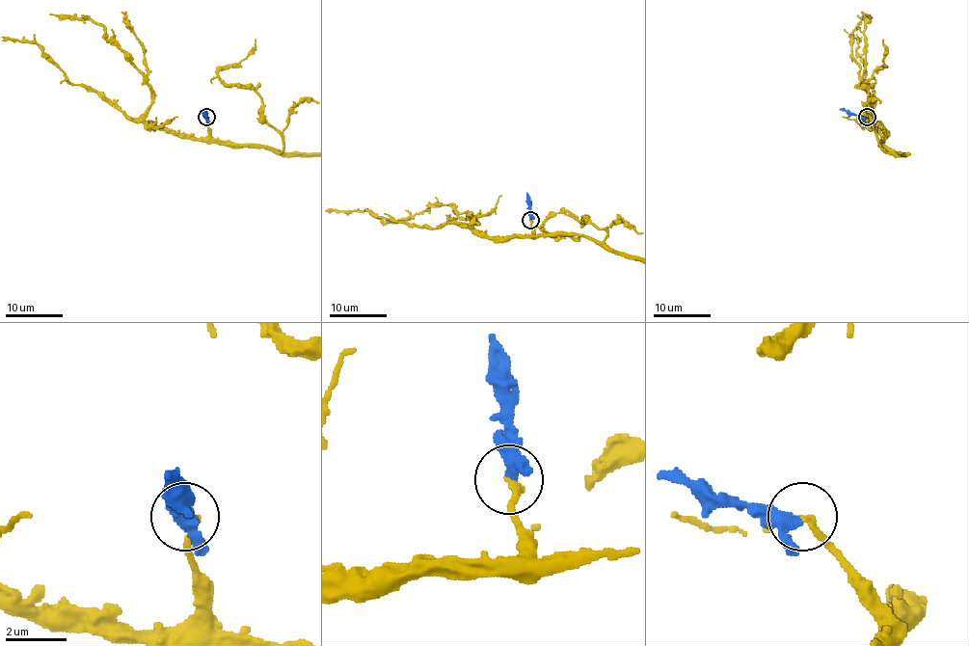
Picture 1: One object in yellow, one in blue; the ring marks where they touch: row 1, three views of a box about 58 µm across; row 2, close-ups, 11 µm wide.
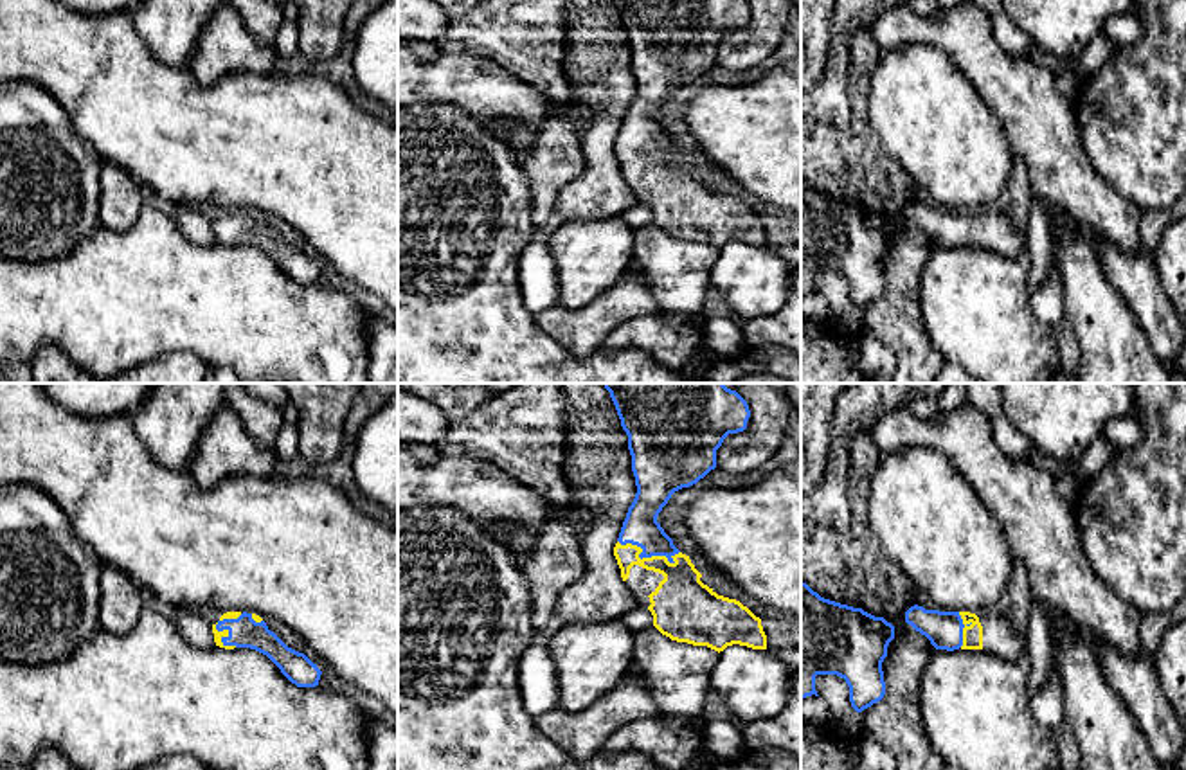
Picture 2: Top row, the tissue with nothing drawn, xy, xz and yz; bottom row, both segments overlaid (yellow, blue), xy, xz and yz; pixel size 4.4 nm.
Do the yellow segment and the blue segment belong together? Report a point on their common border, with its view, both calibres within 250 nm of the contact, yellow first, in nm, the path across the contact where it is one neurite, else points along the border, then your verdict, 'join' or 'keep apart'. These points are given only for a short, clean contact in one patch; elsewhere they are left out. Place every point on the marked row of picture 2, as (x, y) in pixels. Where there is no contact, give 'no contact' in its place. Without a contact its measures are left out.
contact xz (645, 558); calibres 260 and 160 nm; way xz (681, 601), (681, 581), (645, 558), (639, 528); join

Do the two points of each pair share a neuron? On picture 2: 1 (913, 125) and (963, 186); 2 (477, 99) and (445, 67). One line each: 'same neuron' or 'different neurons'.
1: same neuron
2: same neuron

